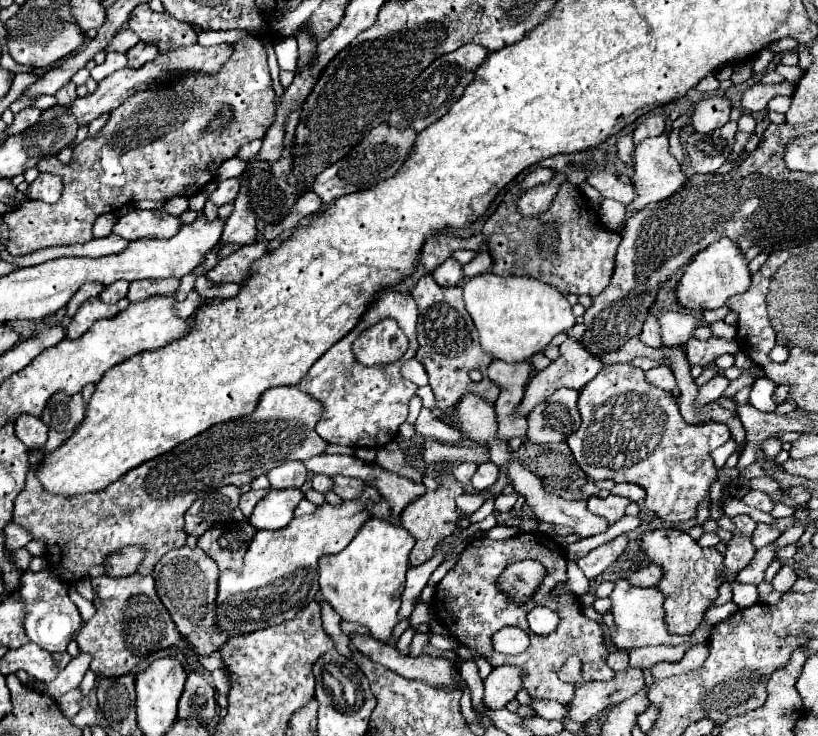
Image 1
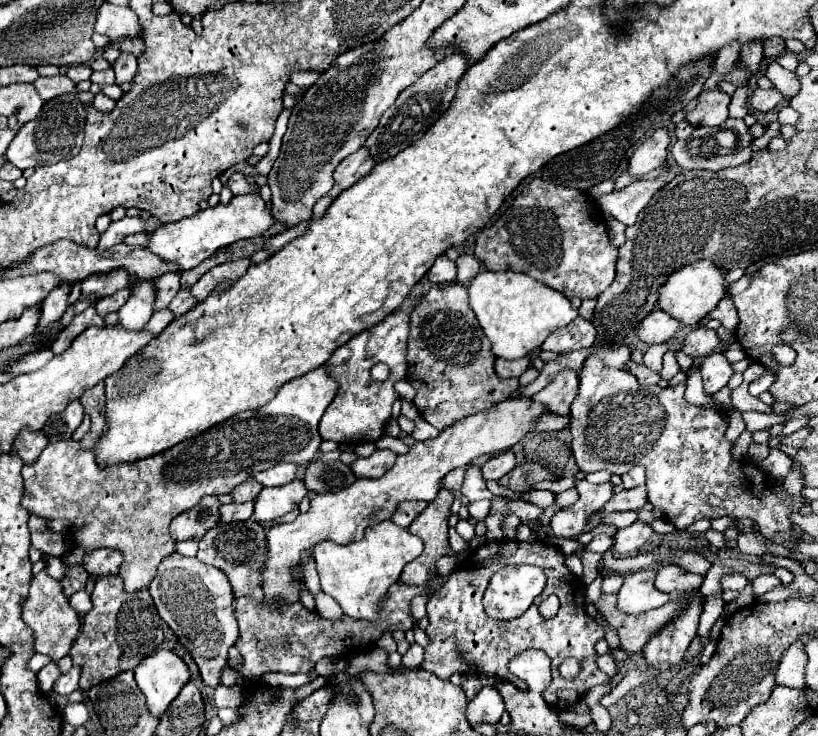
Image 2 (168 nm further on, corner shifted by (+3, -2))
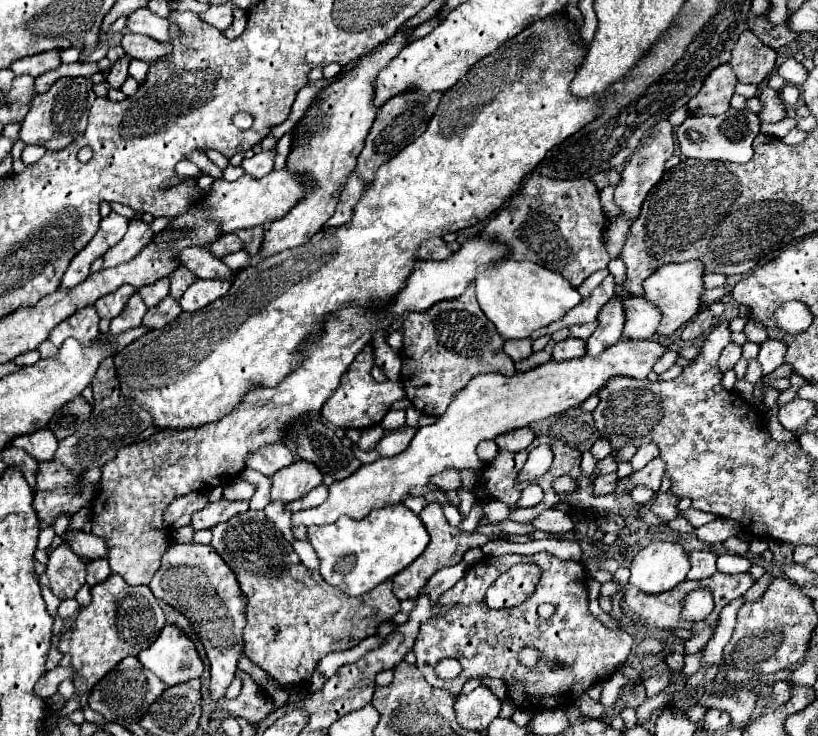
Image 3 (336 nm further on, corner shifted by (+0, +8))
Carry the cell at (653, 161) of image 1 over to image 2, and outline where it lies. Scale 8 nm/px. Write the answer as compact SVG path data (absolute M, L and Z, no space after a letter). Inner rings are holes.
M669 164L663 166L667 174L663 174L659 180L653 182L633 182L631 186L623 188L621 192L611 192L601 198L597 198L603 212L611 214L615 220L619 220L625 226L635 224L637 214L647 206L647 202L653 198L653 194L663 188L669 182Z

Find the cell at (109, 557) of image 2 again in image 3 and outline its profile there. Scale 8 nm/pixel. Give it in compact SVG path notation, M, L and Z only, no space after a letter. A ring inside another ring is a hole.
M66 532L64 538L70 540L72 550L82 558L88 560L108 558L108 544L104 538L96 538L94 534L86 534L86 532Z

